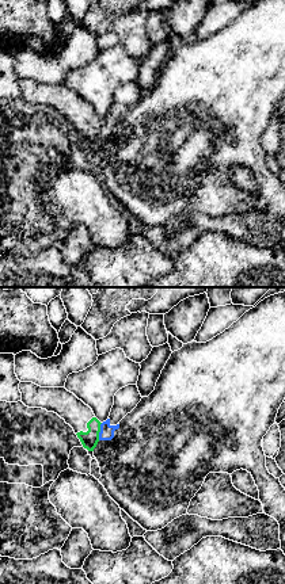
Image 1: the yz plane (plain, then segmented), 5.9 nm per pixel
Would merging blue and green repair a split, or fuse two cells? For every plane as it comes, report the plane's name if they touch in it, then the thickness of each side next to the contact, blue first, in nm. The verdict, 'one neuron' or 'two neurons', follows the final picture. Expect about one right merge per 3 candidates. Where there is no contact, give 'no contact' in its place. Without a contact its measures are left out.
meets blue in yz; 80 nm thick on the blue side, 100 nm on the other

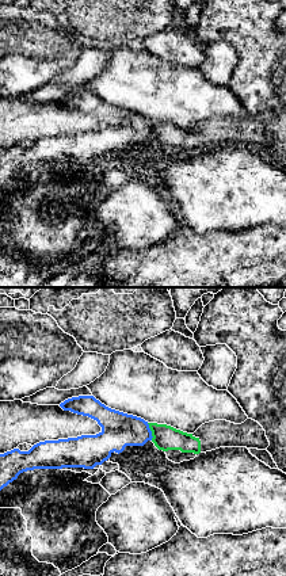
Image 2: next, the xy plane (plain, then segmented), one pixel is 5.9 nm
meets blue in xy; 200 nm thick on the blue side, 150 nm on the other

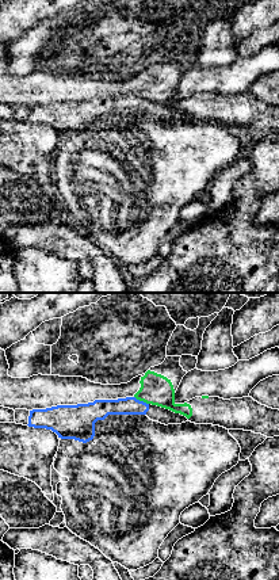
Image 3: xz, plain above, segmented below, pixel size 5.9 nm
meets blue in xz; 110 nm thick on the blue side, 190 nm on the other

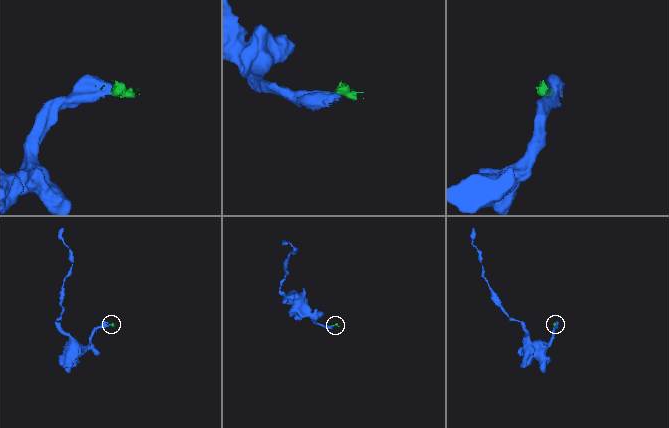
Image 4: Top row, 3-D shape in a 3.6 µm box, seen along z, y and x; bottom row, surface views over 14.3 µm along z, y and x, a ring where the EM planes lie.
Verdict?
two neurons

